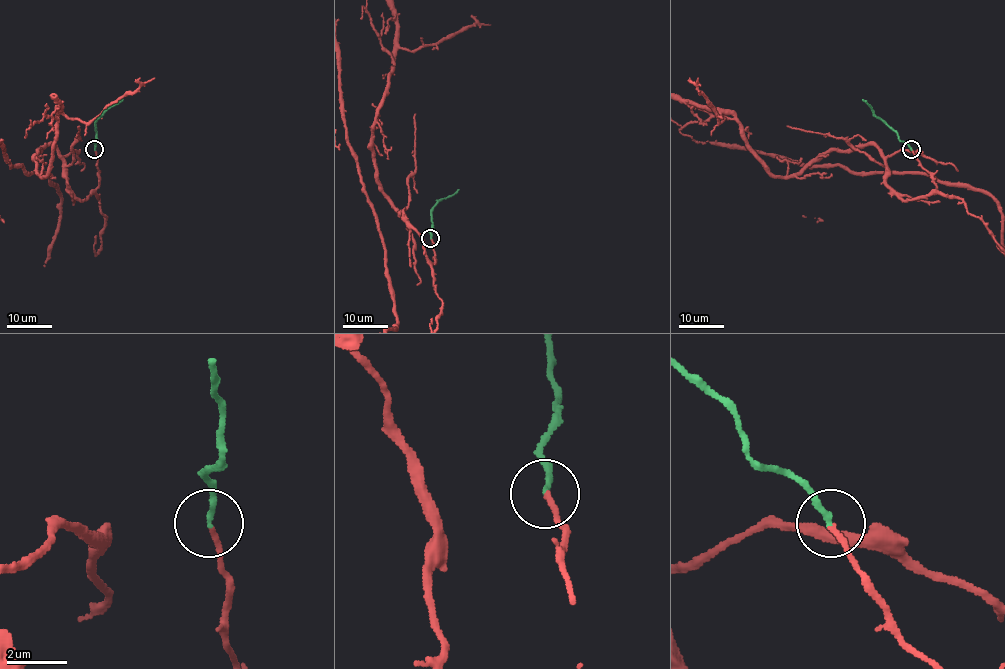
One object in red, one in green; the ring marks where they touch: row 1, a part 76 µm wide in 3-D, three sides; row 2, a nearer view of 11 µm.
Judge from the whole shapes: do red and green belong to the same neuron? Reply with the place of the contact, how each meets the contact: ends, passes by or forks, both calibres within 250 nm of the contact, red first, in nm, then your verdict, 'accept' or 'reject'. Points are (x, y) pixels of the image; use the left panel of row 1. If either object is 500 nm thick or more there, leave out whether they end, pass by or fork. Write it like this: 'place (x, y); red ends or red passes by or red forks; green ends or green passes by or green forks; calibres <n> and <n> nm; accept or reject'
place (94, 149); red ends; green ends; calibres 180 and 200 nm; accept

